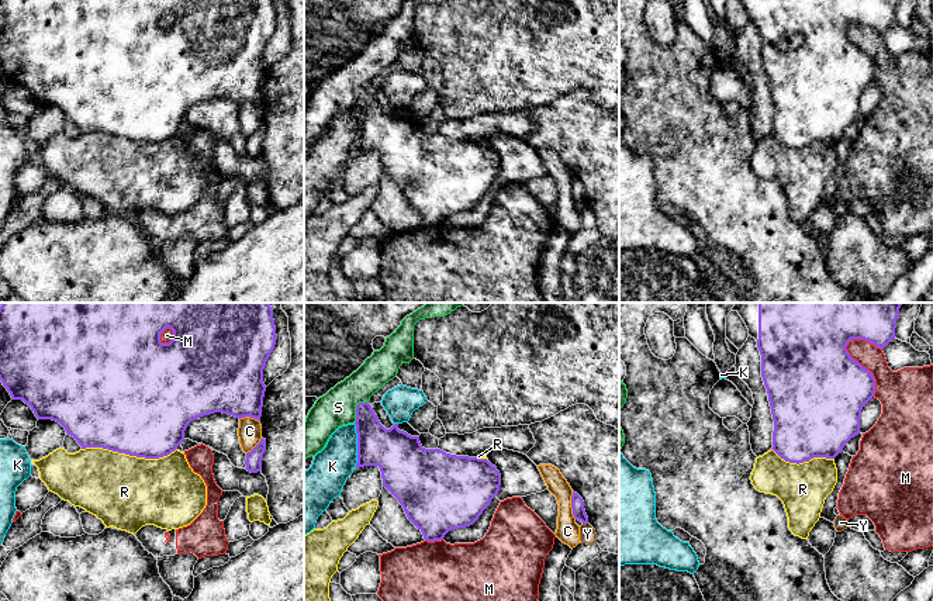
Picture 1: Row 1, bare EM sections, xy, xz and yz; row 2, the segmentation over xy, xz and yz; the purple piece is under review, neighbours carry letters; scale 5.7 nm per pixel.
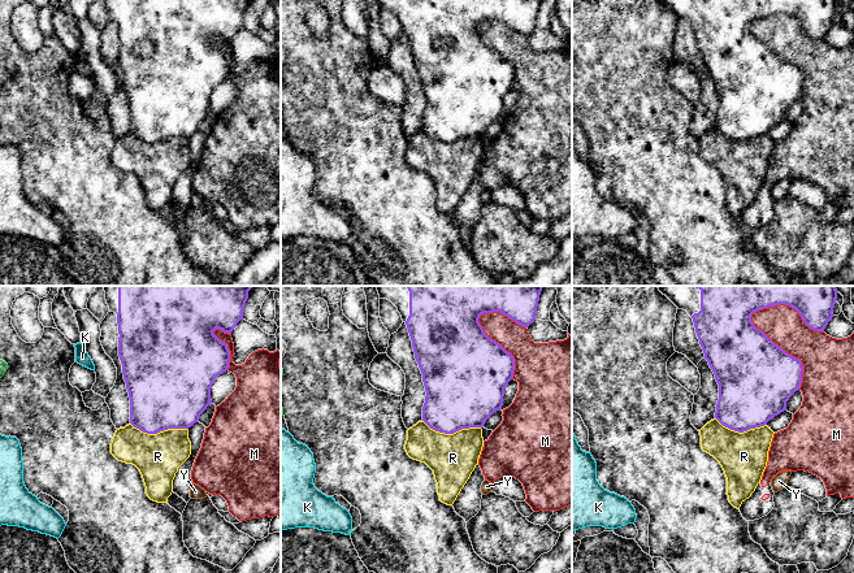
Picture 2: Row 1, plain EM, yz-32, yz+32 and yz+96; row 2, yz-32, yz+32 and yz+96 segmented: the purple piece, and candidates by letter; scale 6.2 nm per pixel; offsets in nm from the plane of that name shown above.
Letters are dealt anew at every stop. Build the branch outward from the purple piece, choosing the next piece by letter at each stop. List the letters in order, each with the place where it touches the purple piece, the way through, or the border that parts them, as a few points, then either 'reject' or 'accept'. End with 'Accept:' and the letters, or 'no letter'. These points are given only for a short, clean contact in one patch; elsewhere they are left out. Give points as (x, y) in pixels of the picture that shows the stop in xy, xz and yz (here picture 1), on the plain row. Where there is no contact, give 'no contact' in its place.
C: xz (572, 190) | along xz (572, 176), (572, 199), (576, 203) | reject
K: xz (358, 130) | reject
M: yz (864, 52) | reject
R: xy (130, 140) | reject
S: xz (356, 93) | reject
Y: xz (584, 207) | along xz (587, 206), (583, 209) | reject
Accept: no letter

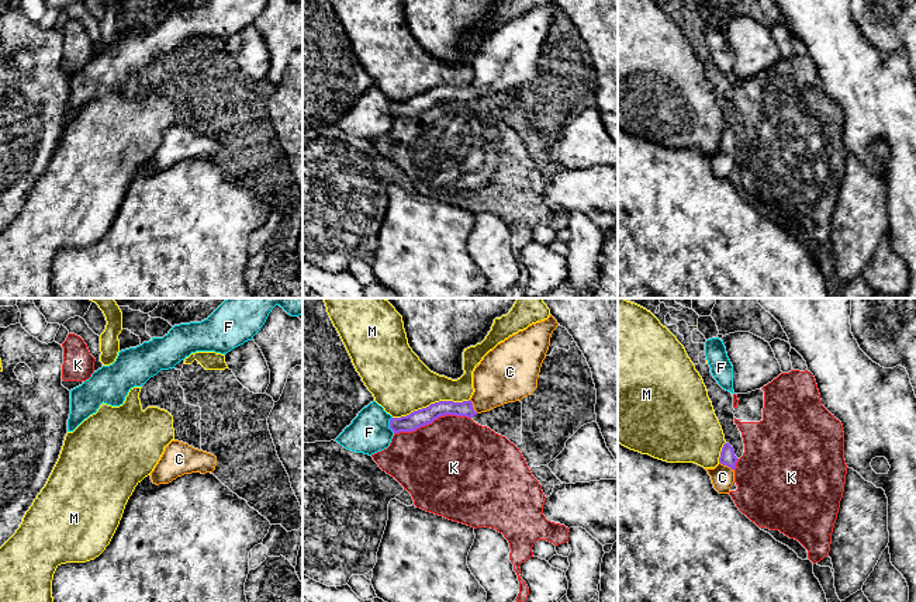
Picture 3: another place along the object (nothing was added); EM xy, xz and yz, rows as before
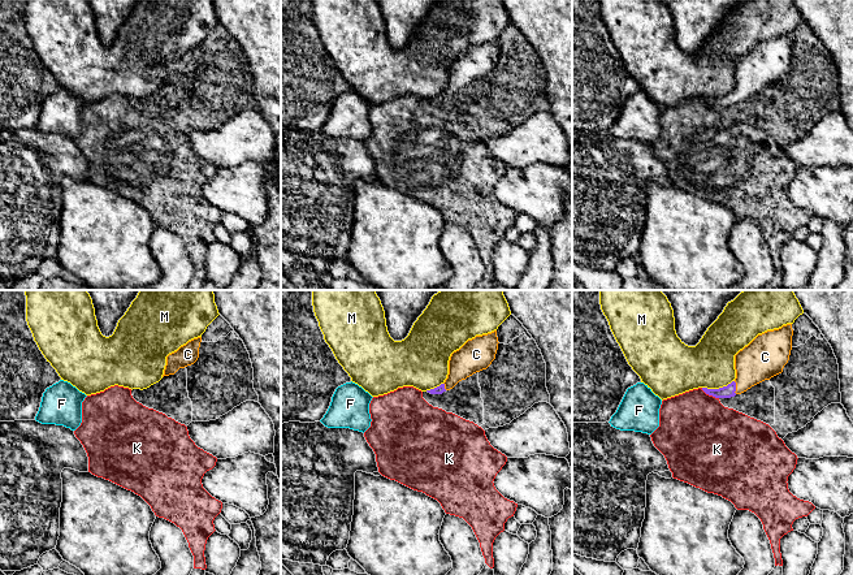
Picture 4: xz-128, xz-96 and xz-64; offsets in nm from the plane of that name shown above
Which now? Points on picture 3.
C: yz (726, 149) | across yz (728, 142), (726, 149), (722, 162) | accept
F: xz (390, 110) | reject
K: xz (432, 106) | reject
M: xz (431, 89) | reject
Accept: C

